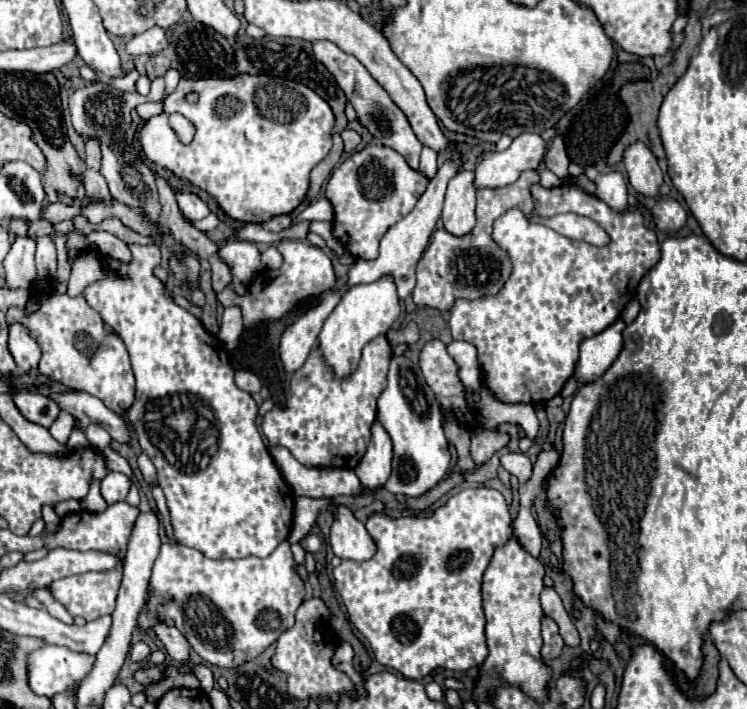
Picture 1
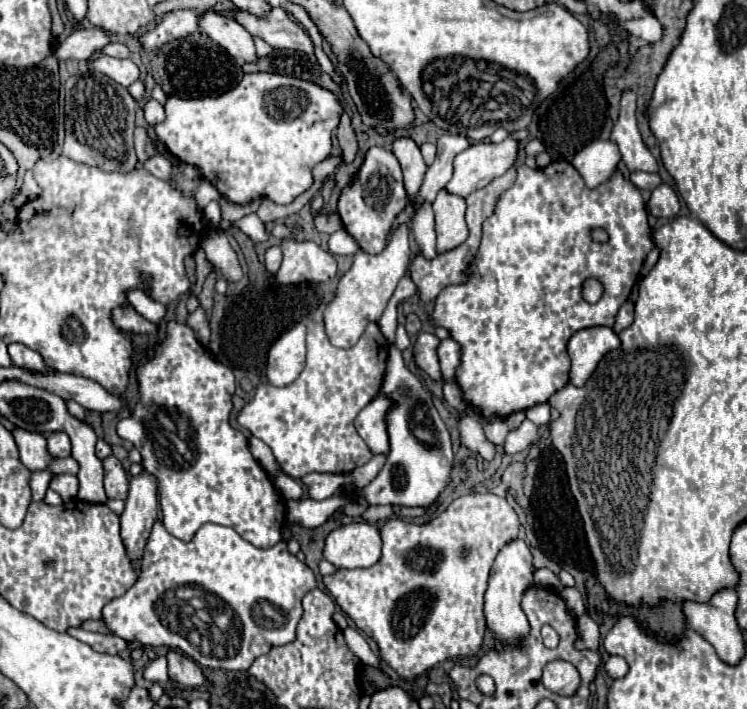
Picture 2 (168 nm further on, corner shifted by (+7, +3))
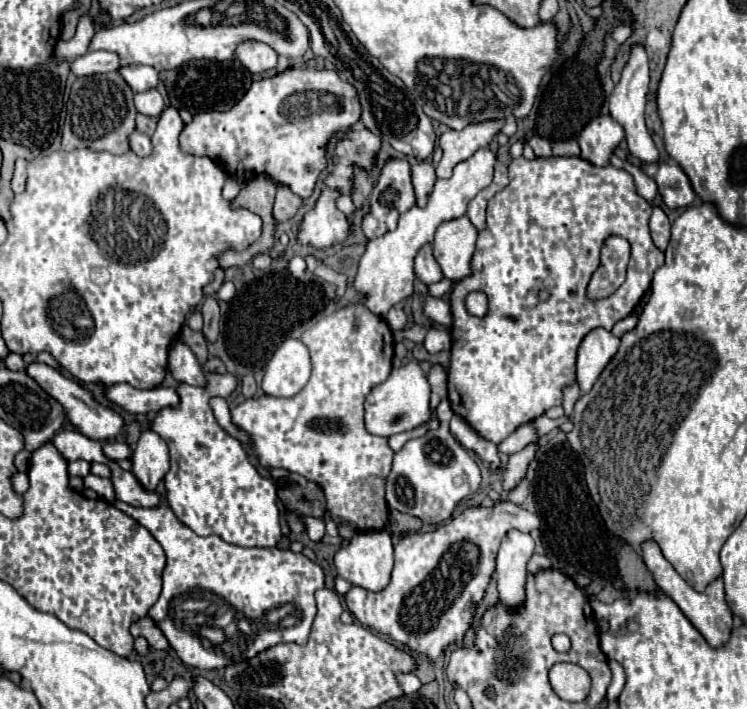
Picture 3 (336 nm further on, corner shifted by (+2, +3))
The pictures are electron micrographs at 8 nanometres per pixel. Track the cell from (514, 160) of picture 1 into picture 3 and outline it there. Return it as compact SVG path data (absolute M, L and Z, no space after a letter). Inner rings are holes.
M479 148L471 158L459 162L453 168L451 178L435 182L433 194L429 196L429 202L425 204L425 208L413 206L409 212L405 212L399 218L399 224L393 232L387 232L385 236L367 242L367 250L359 262L359 268L353 280L355 292L365 296L361 304L367 310L371 310L377 316L385 316L389 308L393 308L397 302L413 294L413 282L415 282L413 258L417 250L421 248L421 244L433 240L433 234L439 224L443 224L445 220L463 216L467 212L467 204L475 198L475 194L491 184L495 162L497 162L497 154L493 150Z

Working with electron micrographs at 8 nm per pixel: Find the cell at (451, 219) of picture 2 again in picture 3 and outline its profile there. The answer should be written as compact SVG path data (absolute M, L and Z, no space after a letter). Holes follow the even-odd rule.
M467 216L443 222L433 240L433 254L445 274L445 278L459 282L469 276L469 262L475 252L477 228Z

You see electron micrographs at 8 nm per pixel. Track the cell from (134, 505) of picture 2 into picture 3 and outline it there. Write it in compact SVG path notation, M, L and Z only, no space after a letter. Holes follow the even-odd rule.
M145 430L135 444L131 462L133 462L133 474L139 480L139 484L147 492L153 492L169 470L167 444L155 432Z

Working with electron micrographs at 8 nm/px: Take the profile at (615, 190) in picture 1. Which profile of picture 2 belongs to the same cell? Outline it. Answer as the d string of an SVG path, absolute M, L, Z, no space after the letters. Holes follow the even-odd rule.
M594 140L572 158L572 166L582 174L590 188L606 182L620 162L620 152L612 140Z

